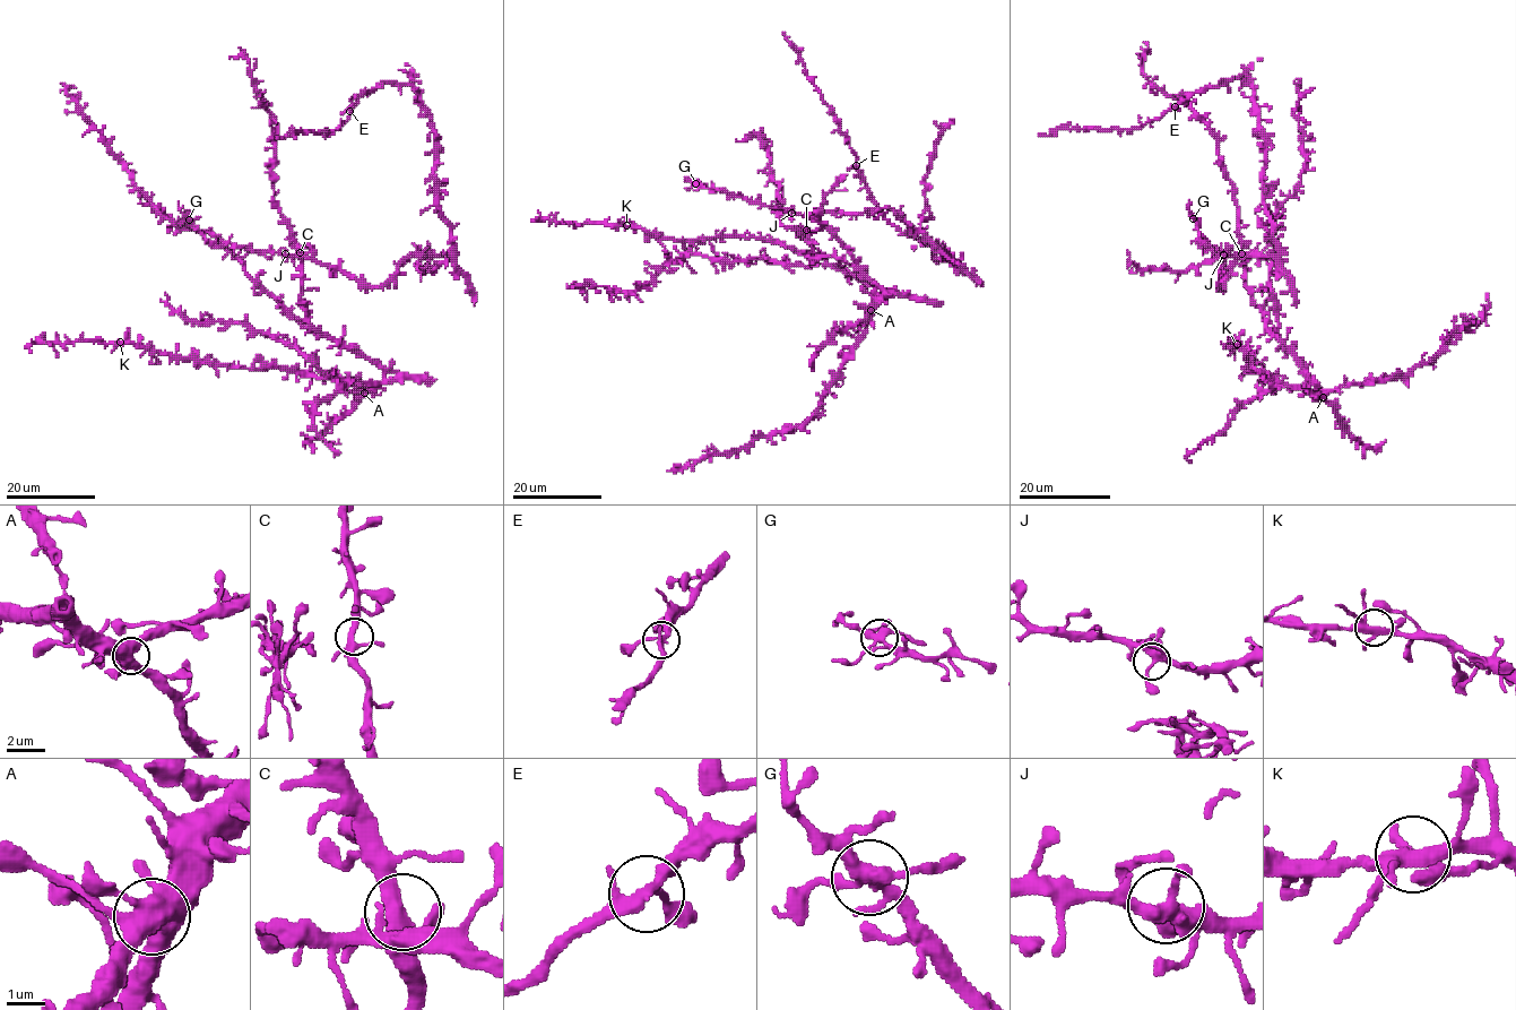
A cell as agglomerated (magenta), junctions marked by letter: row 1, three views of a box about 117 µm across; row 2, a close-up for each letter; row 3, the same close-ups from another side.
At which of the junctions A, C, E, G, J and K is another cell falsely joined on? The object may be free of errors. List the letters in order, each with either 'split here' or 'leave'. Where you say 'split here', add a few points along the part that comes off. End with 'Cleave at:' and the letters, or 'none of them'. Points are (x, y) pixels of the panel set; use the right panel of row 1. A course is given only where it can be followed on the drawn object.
A: leave
C: leave
E: leave
G: leave
J: leave
K: leave
Cleave at: none of them

